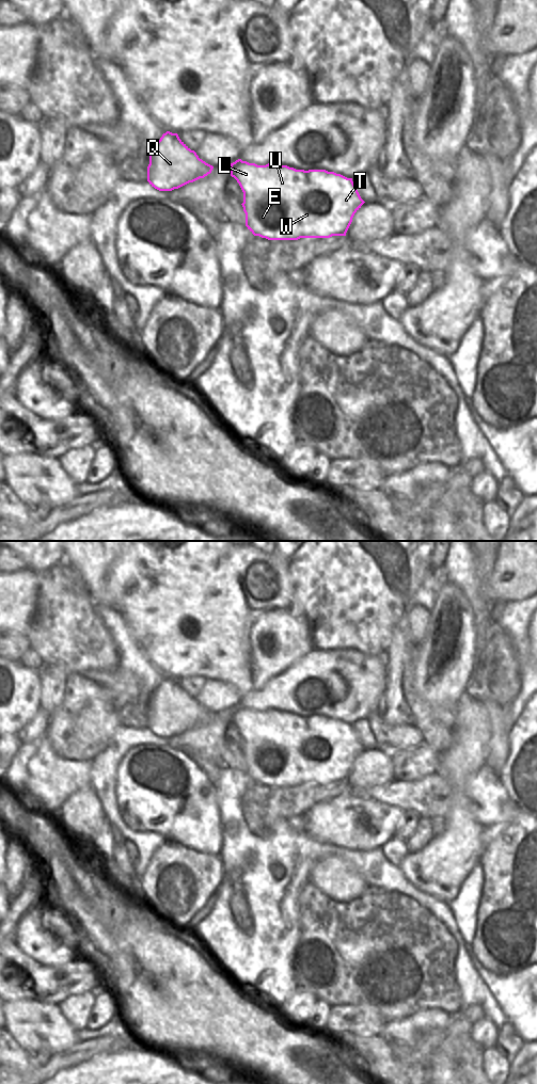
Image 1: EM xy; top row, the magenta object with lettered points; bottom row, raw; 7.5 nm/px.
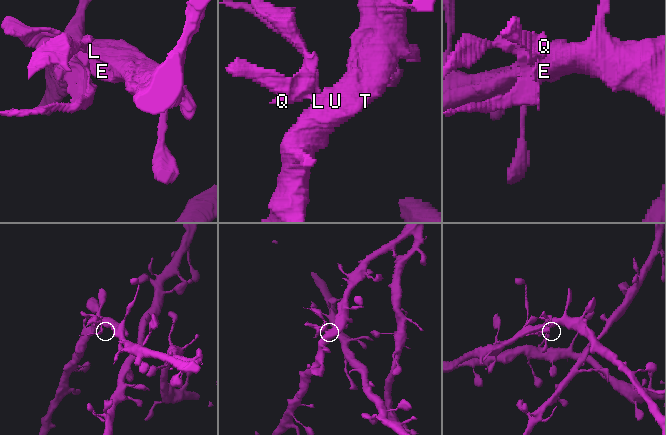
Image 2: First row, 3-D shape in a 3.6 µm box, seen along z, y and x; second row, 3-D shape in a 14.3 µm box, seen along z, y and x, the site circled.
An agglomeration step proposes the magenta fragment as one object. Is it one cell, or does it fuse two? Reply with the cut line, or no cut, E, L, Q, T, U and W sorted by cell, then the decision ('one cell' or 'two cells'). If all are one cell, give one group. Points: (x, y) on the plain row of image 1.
cut xy (233, 708), (236, 711), (235, 724); groups E L T U W / Q; two cells

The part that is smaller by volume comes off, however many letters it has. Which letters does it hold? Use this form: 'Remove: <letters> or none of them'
Remove: Q

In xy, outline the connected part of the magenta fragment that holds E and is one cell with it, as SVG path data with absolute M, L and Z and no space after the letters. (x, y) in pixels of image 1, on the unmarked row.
M236 706L235 724L243 738L246 772L254 781L268 786L330 784L346 782L354 760L365 749L352 724L326 716L296 716L268 710L257 712Z

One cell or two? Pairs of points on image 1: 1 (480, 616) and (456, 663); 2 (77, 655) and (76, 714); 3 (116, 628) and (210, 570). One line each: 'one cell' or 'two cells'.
1: two cells
2: two cells
3: two cells

